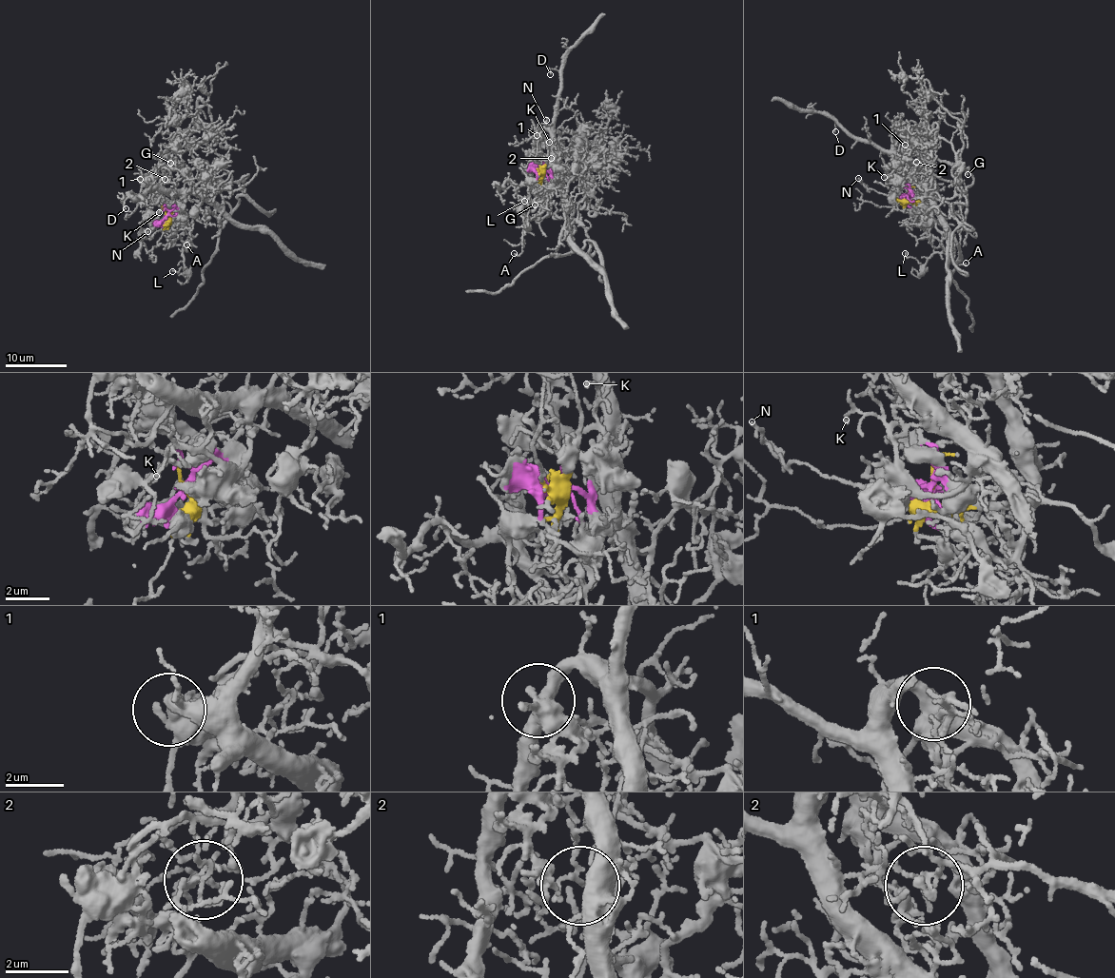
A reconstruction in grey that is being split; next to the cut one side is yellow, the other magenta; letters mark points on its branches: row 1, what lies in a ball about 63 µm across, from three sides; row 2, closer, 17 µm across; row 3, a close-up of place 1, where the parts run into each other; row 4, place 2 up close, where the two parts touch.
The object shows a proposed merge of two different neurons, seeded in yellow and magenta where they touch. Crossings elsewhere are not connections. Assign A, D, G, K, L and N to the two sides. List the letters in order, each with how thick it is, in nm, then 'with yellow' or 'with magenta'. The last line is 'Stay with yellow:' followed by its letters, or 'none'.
A: calibre 120 nm; with magenta
D: calibre 100 nm; with yellow
G: calibre 130 nm; with magenta
K: calibre 100 nm; with magenta
L: calibre 110 nm; with magenta
N: calibre 160 nm; with yellow
Stay with yellow: D, N

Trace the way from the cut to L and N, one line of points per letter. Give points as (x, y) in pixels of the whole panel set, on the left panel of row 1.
L: (166, 216), (166, 224), (162, 222), (179, 222), (170, 240), (178, 237), (184, 244), (184, 267), (171, 271)
N: (166, 216), (167, 223), (148, 239), (145, 237), (148, 231)

